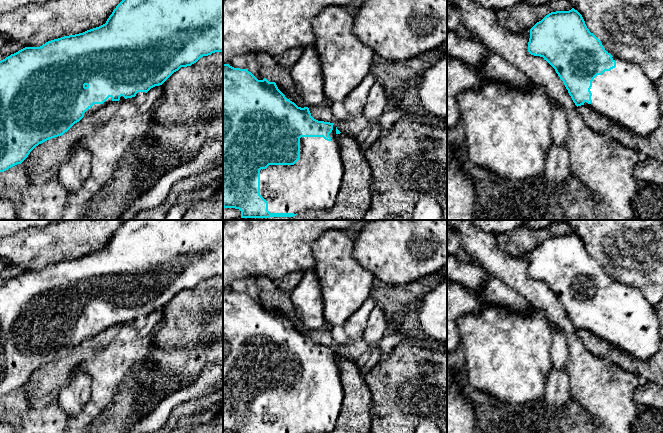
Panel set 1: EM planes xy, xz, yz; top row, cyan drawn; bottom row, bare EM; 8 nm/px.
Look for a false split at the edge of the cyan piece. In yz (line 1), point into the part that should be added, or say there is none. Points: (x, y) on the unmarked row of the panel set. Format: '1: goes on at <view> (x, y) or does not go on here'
1: goes on at yz (625, 319)

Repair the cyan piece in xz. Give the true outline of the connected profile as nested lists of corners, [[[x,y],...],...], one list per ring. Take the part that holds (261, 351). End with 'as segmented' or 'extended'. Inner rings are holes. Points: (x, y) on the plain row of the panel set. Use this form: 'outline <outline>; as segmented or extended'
outline [[[223,288],[223,431],[235,433],[330,433],[337,423],[344,397],[344,389],[341,382],[340,369],[337,360],[340,357],[341,356],[337,353],[334,347],[314,343],[311,340],[308,331],[298,331],[294,326],[287,323],[278,313],[275,306],[269,306],[266,302],[258,304],[247,293],[234,292],[229,288]]]; extended

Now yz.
outline [[[574,232],[551,236],[537,246],[530,253],[528,276],[543,281],[555,293],[577,331],[587,330],[641,361],[659,351],[660,323],[654,307],[639,289],[608,277]]]; extended

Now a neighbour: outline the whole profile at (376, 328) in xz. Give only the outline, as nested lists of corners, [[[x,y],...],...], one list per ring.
[[[375,307],[369,315],[368,322],[364,328],[362,340],[367,343],[375,344],[387,333],[387,321],[384,312]]]

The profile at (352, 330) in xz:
[[[369,296],[362,306],[344,324],[330,326],[336,346],[348,345],[362,340],[369,315],[375,307],[374,299]]]

